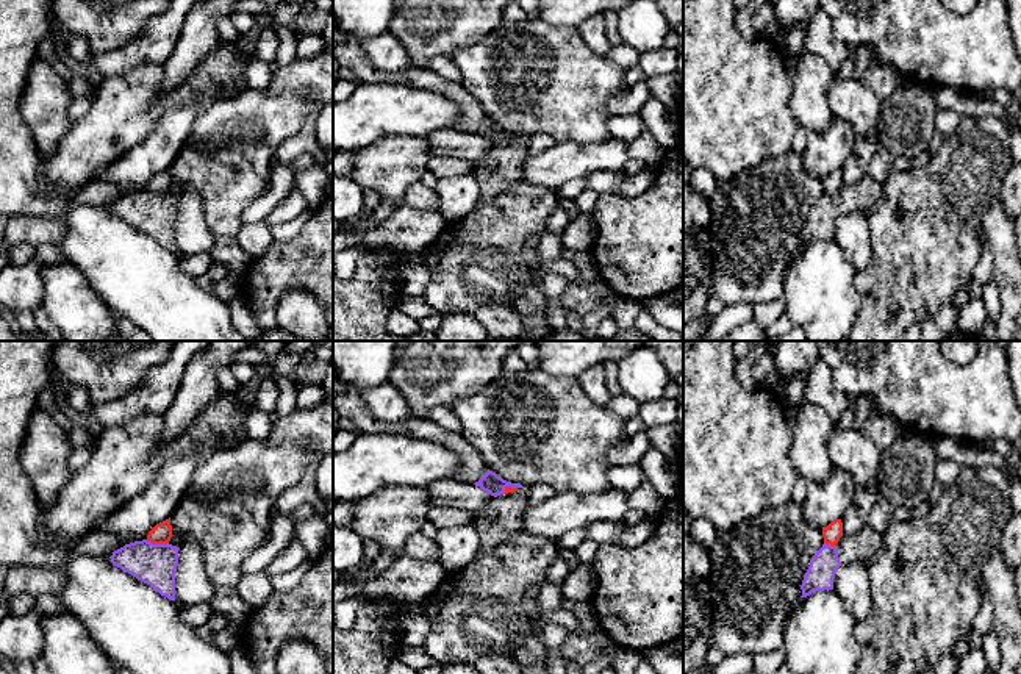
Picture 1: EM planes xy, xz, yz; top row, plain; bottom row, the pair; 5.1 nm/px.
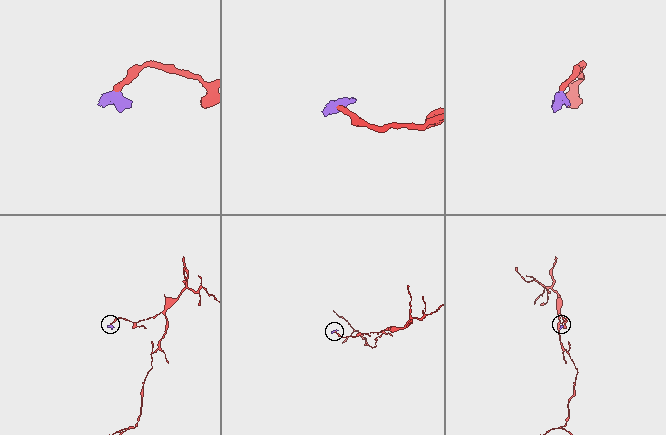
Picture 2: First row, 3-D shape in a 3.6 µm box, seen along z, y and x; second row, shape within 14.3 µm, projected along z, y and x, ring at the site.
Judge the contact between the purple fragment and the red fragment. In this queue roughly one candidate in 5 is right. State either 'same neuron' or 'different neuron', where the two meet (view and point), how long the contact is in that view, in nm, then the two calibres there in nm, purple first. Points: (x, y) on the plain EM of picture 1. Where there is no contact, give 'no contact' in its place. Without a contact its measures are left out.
different neuron; contact xy (157, 194); length 120 nm; calibres 220 and 110 nm

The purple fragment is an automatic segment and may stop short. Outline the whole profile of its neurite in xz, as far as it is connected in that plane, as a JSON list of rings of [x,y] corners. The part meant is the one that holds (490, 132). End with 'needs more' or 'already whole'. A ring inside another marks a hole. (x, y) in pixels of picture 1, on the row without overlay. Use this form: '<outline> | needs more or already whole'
[[[486,120],[486,124],[474,133],[475,136],[480,136],[483,141],[489,142],[491,145],[497,147],[500,144],[505,144],[505,138],[524,138],[521,133],[511,133],[499,127],[493,120]]] | already whole

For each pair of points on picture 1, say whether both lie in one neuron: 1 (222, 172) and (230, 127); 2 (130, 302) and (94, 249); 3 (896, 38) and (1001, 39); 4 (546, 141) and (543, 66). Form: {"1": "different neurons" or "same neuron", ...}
{"1": "same neuron", "2": "same neuron", "3": "same neuron", "4": "different neurons"}

